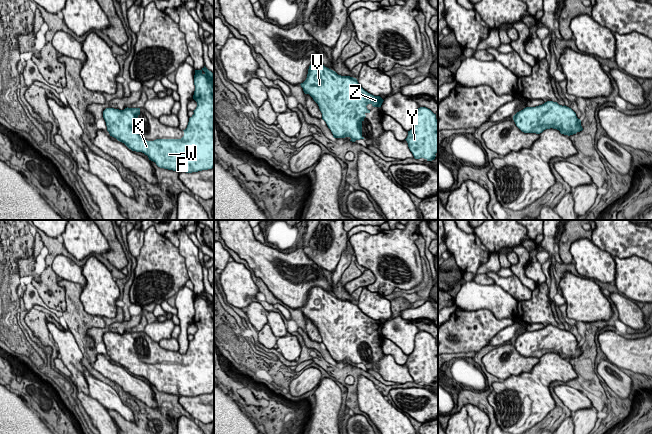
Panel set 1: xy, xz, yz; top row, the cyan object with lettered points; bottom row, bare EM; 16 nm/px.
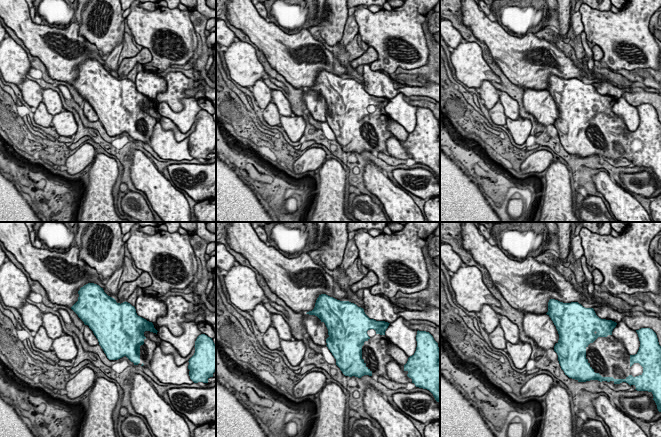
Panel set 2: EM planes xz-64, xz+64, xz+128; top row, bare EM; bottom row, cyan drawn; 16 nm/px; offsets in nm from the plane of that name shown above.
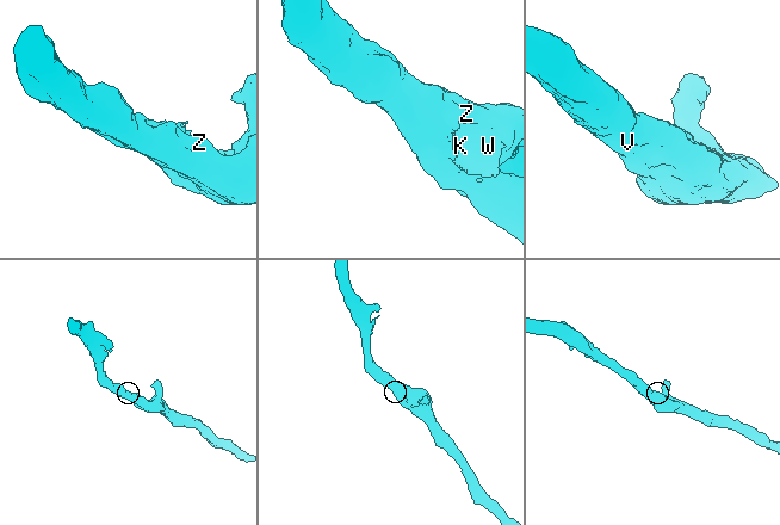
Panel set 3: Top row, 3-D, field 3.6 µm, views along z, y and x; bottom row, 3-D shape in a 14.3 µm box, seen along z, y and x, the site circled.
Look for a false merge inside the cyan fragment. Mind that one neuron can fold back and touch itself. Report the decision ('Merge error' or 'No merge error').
No merge error

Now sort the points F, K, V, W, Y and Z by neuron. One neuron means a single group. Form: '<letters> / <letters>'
F K V W Y Z

